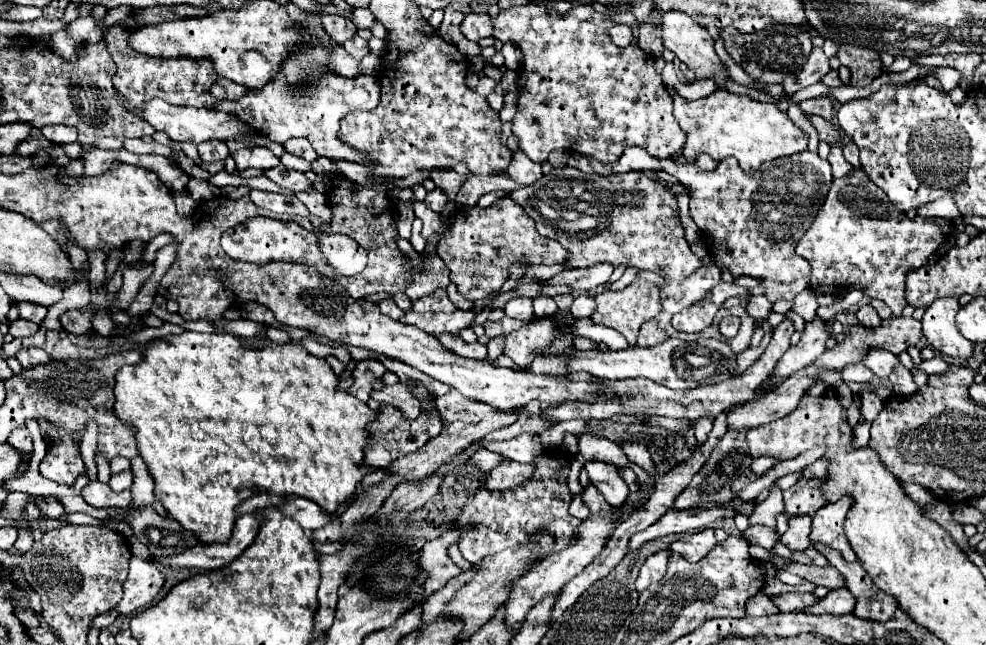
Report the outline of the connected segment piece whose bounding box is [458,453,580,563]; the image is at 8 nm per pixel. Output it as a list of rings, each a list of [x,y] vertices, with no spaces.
[[[548,453],[548,455],[536,457],[534,463],[536,463],[536,471],[528,483],[508,491],[480,489],[478,493],[468,497],[466,509],[460,515],[460,525],[478,523],[478,527],[462,529],[462,539],[458,543],[460,553],[468,563],[478,563],[486,555],[498,553],[498,549],[524,545],[538,527],[548,527],[550,531],[554,531],[556,541],[558,541],[558,549],[554,549],[554,551],[562,551],[564,547],[568,547],[572,543],[574,529],[580,525],[580,519],[574,519],[568,513],[568,507],[570,507],[570,489],[566,483],[568,475],[564,475],[562,479],[556,477],[558,465],[564,465],[568,461],[558,457],[556,453],[552,453],[552,455]]]

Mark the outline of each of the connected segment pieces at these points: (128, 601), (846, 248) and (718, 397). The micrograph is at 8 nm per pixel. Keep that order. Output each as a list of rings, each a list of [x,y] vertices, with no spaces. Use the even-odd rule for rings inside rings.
[[[132,557],[130,571],[124,583],[124,597],[116,605],[116,611],[124,615],[132,615],[138,609],[146,609],[158,597],[164,587],[164,575],[150,559]]]
[[[852,169],[846,177],[834,179],[830,195],[826,197],[808,233],[800,239],[796,253],[810,261],[812,267],[810,289],[814,293],[838,295],[840,291],[840,295],[844,295],[854,287],[854,289],[862,289],[872,299],[884,301],[892,309],[892,315],[902,315],[904,307],[908,305],[904,299],[906,275],[912,269],[924,267],[930,255],[938,251],[938,247],[948,239],[948,235],[950,235],[950,225],[946,219],[936,219],[936,217],[910,219],[906,213],[898,211],[886,199],[884,191],[880,191],[870,179],[866,179],[866,173],[862,173],[862,169]]]
[[[784,319],[772,335],[772,341],[768,345],[768,349],[762,353],[762,357],[752,363],[740,377],[736,379],[726,379],[722,383],[716,385],[702,385],[696,387],[694,391],[672,391],[668,387],[662,387],[650,379],[624,379],[624,381],[608,381],[608,379],[598,379],[592,377],[594,383],[602,383],[602,385],[610,385],[614,389],[618,389],[618,399],[608,399],[608,401],[596,401],[596,403],[578,403],[578,401],[568,401],[562,403],[558,407],[550,407],[546,409],[546,415],[558,419],[558,421],[566,421],[566,419],[608,419],[612,415],[618,413],[626,413],[626,415],[664,415],[664,417],[682,417],[682,419],[700,419],[700,417],[710,417],[714,419],[720,411],[728,409],[730,405],[736,403],[744,403],[748,399],[754,399],[756,395],[756,387],[774,371],[774,365],[778,363],[778,359],[784,355],[784,351],[790,347],[790,337],[794,333],[794,325],[792,321]]]

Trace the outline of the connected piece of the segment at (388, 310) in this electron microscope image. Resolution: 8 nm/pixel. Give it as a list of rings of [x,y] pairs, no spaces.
[[[382,299],[382,301],[378,301],[378,307],[380,307],[380,311],[382,311],[386,317],[390,317],[390,319],[400,319],[400,317],[404,315],[404,311],[402,311],[392,299]]]

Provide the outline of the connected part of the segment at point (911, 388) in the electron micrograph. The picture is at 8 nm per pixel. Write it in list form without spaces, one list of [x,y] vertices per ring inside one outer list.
[[[902,363],[896,365],[896,369],[892,371],[892,375],[888,379],[892,383],[892,391],[898,395],[908,397],[908,395],[916,395],[916,391],[918,391],[918,387],[912,379],[912,373],[906,367],[902,367]]]

